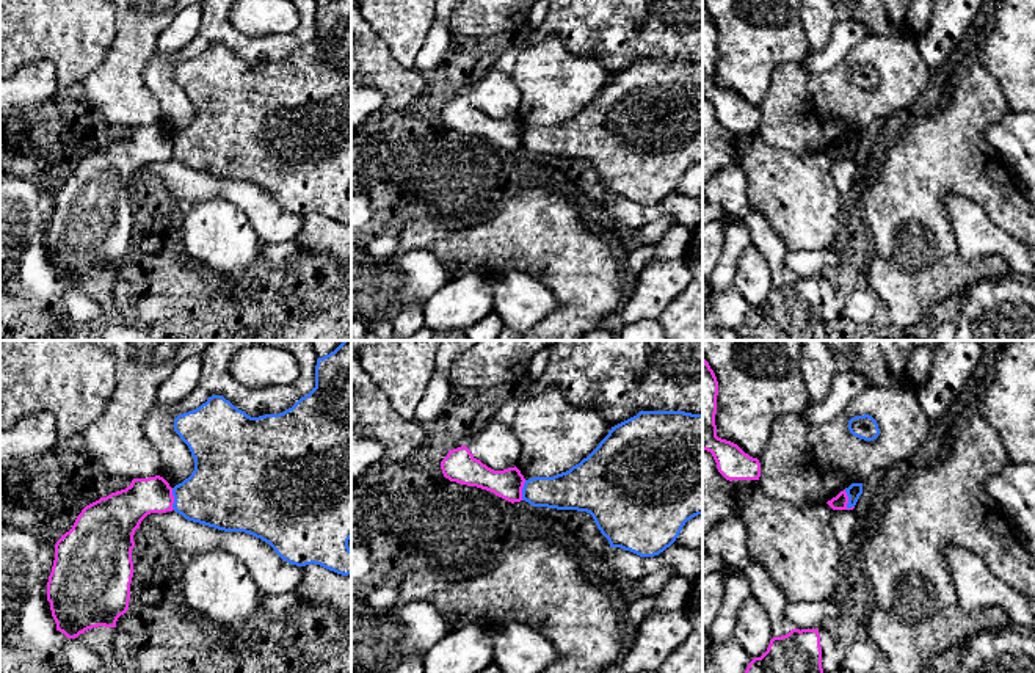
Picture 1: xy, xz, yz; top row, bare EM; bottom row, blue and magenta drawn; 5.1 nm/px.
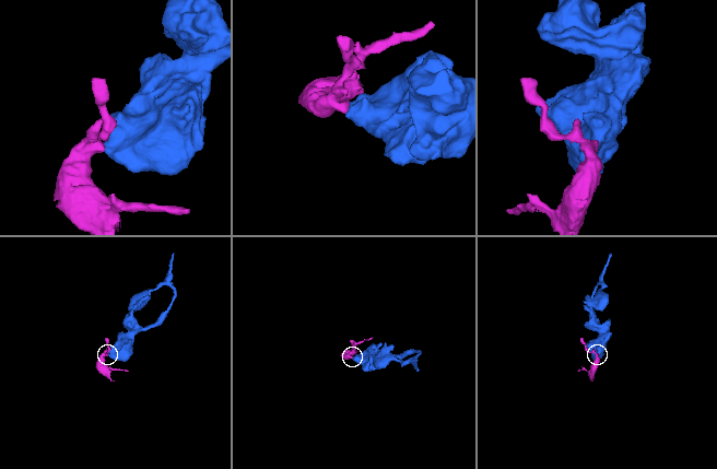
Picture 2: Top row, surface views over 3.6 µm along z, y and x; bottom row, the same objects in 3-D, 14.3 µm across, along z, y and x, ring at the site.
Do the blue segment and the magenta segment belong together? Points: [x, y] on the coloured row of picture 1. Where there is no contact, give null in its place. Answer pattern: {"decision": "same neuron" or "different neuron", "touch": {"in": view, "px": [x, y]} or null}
{"decision": "different neuron", "touch": {"in": "yz", "px": [849, 499]}}

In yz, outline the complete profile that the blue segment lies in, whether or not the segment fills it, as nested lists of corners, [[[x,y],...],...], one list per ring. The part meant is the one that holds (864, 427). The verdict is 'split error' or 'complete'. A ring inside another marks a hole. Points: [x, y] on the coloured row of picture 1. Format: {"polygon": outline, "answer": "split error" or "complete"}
{"polygon": [[[869,414],[852,417],[848,420],[848,430],[853,436],[864,441],[873,441],[880,435],[877,420]]], "answer": "complete"}

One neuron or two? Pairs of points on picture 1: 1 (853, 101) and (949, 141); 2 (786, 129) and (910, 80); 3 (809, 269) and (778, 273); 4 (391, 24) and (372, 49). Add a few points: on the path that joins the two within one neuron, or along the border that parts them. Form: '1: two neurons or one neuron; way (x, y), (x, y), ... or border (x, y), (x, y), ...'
1: two neurons; border (927, 83), (904, 112)
2: one neuron; way (805, 93), (811, 90), (822, 99), (874, 99)
3: two neurons; border (788, 253), (786, 269), (792, 276)
4: two neurons; border (367, 22), (388, 46), (391, 55), (403, 66)

